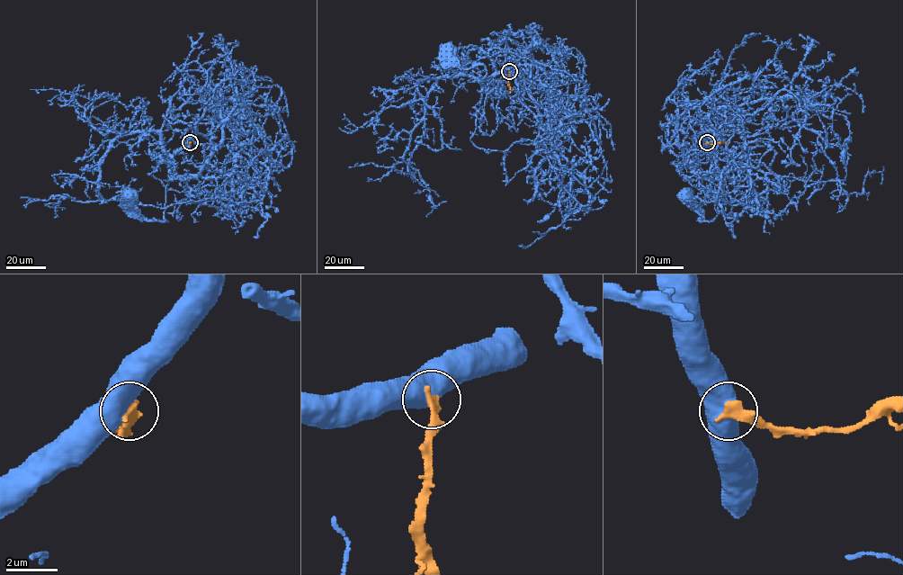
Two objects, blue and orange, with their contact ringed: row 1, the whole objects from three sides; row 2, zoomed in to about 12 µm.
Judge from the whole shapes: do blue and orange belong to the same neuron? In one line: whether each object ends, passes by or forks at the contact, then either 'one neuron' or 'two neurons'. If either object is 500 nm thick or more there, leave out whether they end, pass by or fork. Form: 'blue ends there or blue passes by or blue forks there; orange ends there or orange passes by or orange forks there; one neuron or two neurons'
two neurons

